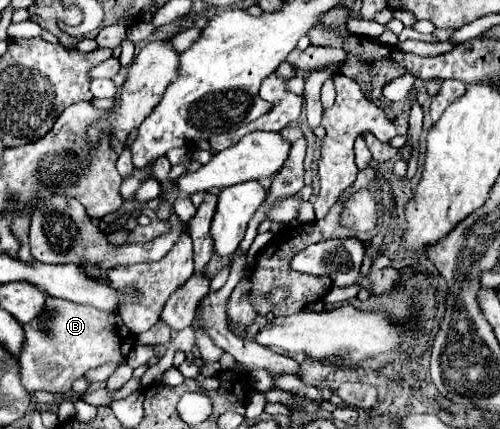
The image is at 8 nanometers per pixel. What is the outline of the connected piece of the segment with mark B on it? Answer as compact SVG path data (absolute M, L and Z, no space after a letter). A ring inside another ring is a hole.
M47 296L43 312L35 320L23 324L23 330L25 340L19 354L19 364L23 386L31 394L37 390L65 394L71 390L71 384L87 370L107 362L123 364L135 344L131 330L123 324L121 318L117 318L117 314L61 298L57 298L53 304L51 296Z

